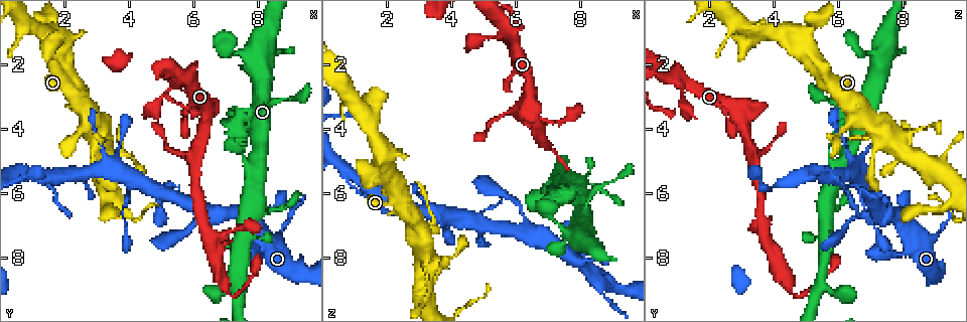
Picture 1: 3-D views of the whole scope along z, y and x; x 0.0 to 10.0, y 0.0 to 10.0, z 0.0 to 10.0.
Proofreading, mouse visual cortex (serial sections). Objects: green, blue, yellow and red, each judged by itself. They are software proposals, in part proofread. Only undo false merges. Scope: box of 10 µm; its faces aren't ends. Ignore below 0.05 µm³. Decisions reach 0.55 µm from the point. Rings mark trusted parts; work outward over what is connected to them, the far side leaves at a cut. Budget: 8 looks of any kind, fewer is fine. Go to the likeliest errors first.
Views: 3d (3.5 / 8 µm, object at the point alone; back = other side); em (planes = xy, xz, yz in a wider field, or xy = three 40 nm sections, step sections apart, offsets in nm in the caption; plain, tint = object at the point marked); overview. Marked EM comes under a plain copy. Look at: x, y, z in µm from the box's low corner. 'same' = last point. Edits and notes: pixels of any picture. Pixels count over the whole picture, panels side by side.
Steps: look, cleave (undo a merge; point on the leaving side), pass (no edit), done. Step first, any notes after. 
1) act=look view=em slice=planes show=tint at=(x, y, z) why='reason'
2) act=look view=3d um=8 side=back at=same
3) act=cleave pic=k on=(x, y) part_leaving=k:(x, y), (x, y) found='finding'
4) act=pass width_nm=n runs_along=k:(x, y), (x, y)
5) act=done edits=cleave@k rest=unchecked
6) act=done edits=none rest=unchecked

act=look view=3d um=3.5 at=(7.40, 4.50, 5.80) why='a narrow waist'

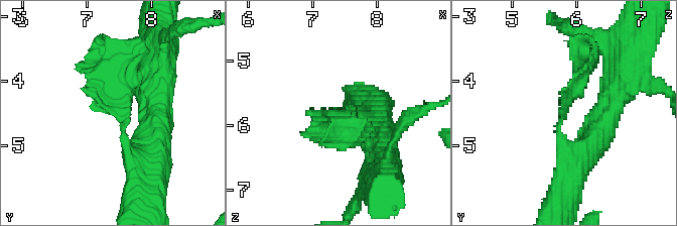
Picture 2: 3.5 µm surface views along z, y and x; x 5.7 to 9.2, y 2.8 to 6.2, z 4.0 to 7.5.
act=look view=em slice=xy step=3 show=tint at=(7.45, 4.55, 5.80) why='need the tissue'

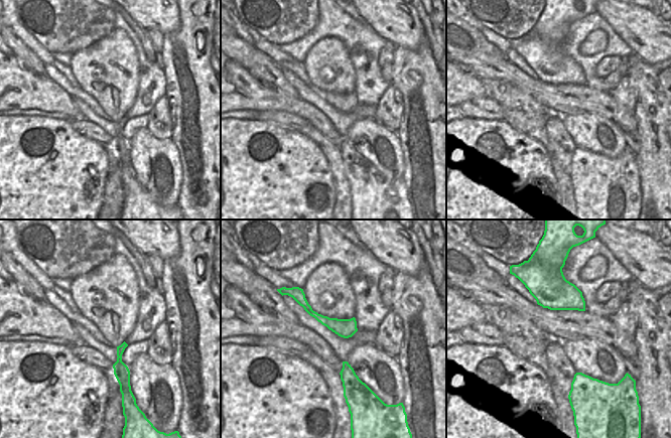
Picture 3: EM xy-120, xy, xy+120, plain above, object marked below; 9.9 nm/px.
act=cleave pic=2 on=(327, 114) border=3:(121, 354), (117, 355) found='a second cell is stuck on'

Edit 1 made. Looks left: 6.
act=look view=3d um=3.5 at=(6.90, 8.80, 4.60) why='calibre changes'

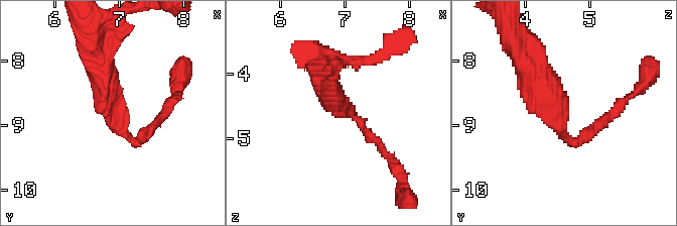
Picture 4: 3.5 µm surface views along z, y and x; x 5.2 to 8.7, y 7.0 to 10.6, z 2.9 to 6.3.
act=look view=em slice=xy step=5 show=tint at=(6.85, 8.75, 4.55) arm_widths_nm=150,400

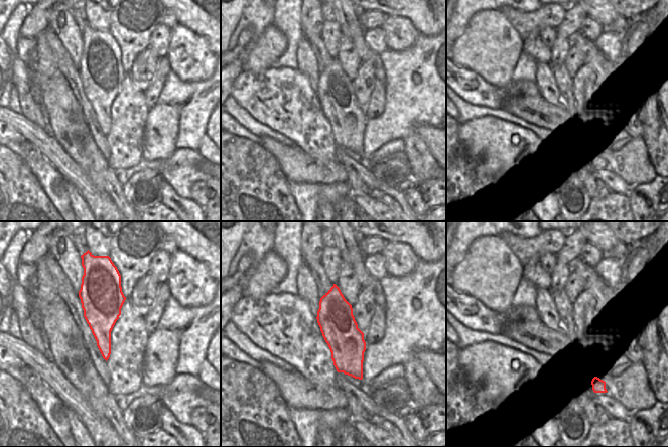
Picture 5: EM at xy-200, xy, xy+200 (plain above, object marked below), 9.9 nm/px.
act=look view=em slice=xy step=1 show=tint at=same why='cut it another way'

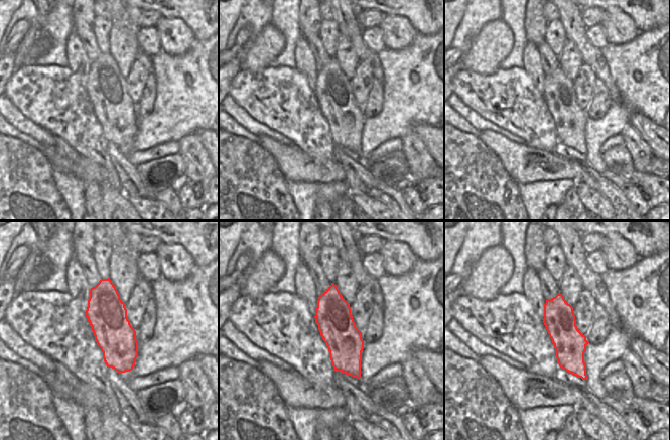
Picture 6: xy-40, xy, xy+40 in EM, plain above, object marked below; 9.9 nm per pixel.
act=pass width_nm=360 runs_along=4:(99, 54), (118, 125), (133, 141), (146, 131) found='continuous, no second cell'

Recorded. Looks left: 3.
act=look view=3d um=3.5 side=back at=(9.00, 3.05, 5.65) why='a narrow waist'

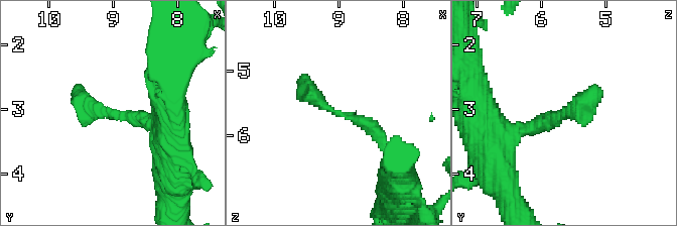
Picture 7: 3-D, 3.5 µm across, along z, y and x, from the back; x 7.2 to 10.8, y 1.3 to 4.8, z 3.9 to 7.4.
act=look view=em slice=xy step=2 show=tint at=(9.00, 3.10, 5.70) why='need the tissue'

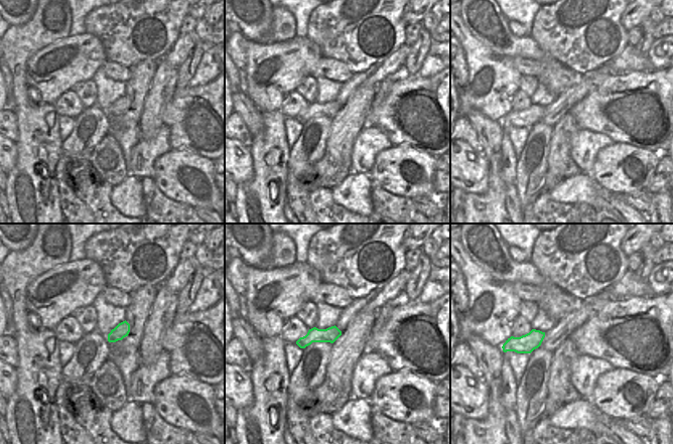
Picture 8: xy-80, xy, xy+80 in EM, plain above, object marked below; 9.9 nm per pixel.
act=pass runs_along=8:(338, 332), (312, 335), (299, 342) found='one cell here'

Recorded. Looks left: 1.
act=done edits=cleave@2 rest=unchecked

